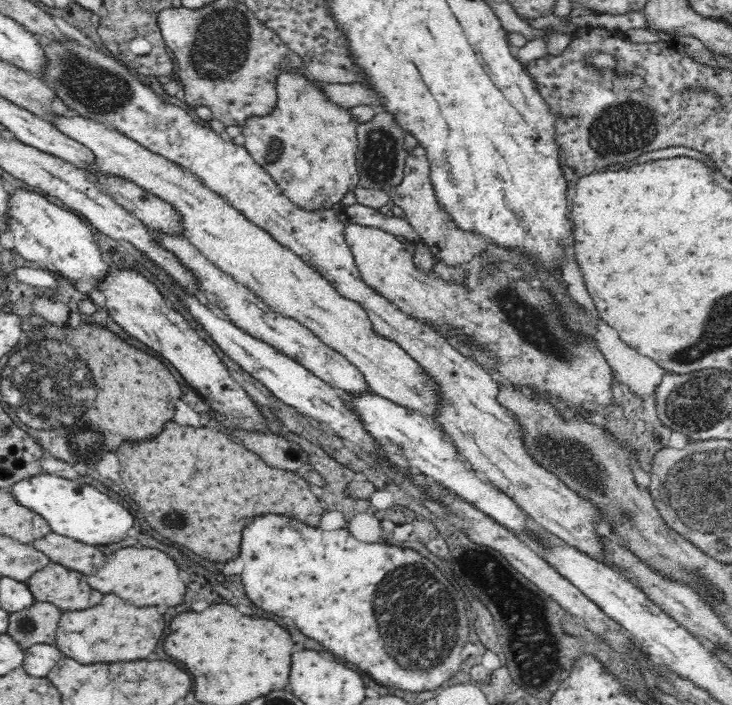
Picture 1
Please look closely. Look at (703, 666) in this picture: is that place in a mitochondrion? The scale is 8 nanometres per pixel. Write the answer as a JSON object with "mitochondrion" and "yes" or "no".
{"mitochondrion":"no"}

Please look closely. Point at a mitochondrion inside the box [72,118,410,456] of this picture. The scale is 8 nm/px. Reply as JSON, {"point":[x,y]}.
{"point":[379,160]}

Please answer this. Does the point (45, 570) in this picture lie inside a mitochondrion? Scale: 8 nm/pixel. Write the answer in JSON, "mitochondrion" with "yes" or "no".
{"mitochondrion":"no"}

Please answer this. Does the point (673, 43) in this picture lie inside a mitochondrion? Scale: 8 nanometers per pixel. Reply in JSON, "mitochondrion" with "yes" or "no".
{"mitochondrion":"no"}

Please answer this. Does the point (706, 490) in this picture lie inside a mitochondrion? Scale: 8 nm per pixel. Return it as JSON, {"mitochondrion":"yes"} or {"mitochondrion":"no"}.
{"mitochondrion":"yes"}

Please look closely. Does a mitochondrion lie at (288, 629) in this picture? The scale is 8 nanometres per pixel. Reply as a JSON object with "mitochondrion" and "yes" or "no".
{"mitochondrion":"no"}

